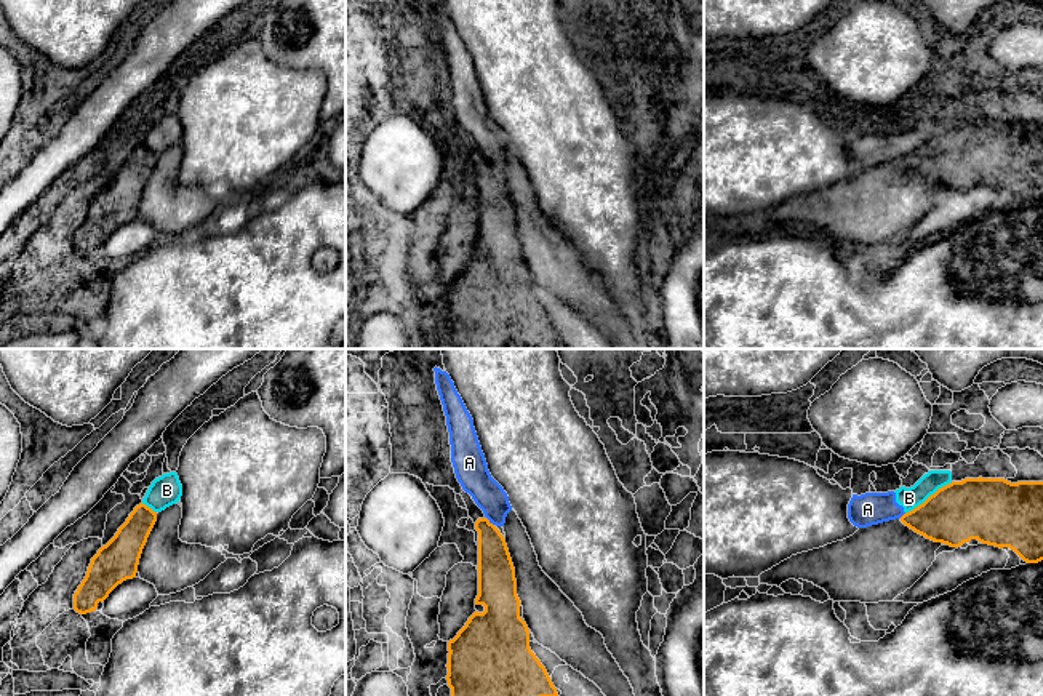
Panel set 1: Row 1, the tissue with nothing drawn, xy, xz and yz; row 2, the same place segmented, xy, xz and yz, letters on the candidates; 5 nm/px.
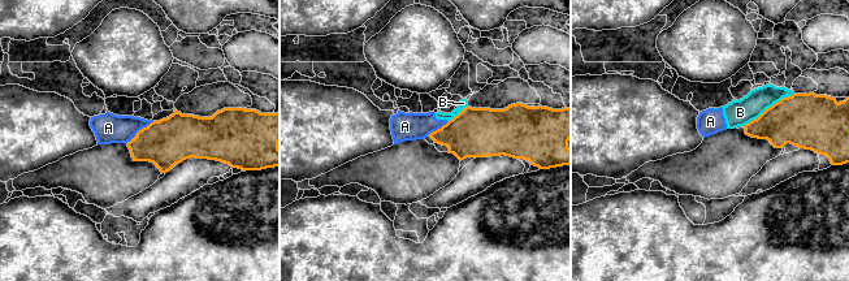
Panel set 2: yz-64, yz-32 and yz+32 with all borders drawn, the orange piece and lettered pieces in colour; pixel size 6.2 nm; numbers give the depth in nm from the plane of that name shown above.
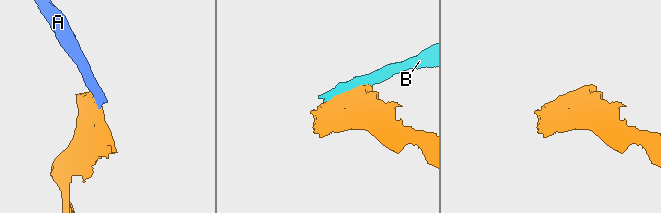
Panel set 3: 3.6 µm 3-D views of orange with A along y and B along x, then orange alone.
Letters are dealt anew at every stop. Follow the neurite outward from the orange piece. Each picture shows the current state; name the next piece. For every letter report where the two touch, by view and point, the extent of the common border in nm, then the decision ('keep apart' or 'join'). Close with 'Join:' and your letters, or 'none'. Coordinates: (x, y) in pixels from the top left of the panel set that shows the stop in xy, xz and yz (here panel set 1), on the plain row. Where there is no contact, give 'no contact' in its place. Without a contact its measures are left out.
A: xz (488, 164) | 60 nm | keep apart
B: yz (930, 138) | 280 nm | keep apart
Join: none

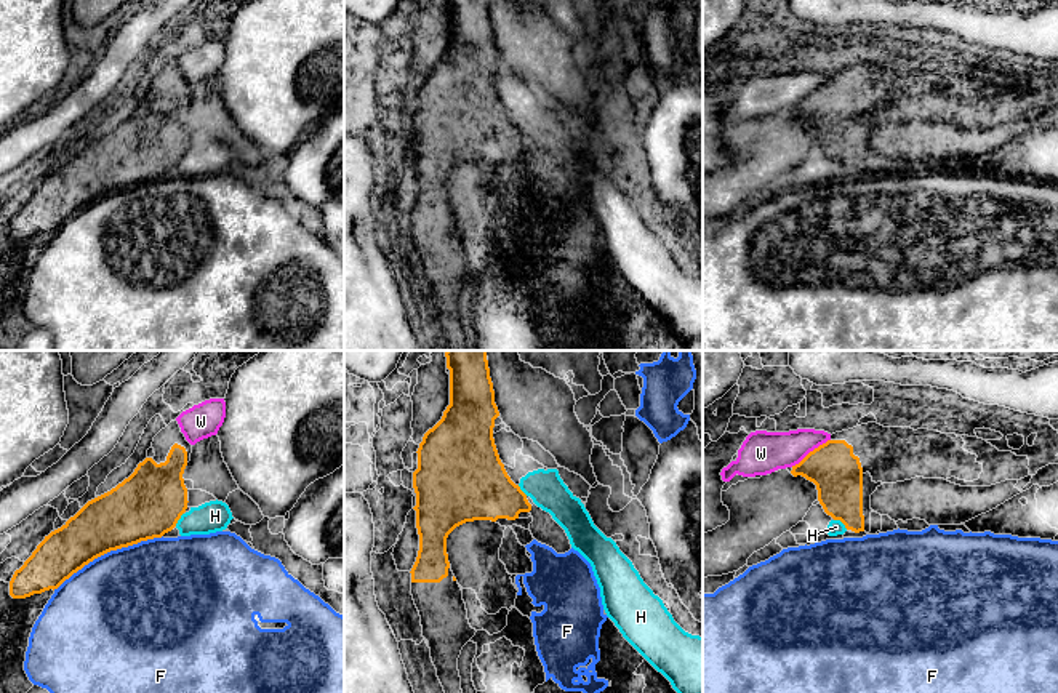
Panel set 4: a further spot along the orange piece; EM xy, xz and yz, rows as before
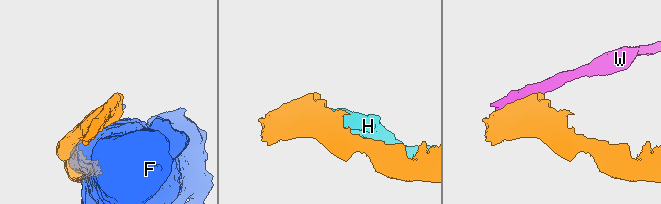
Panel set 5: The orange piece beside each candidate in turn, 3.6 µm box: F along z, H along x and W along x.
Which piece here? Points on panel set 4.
F: xy (108, 192) | 600 nm | keep apart
H: yz (841, 162) | 90 nm | keep apart
W: yz (810, 93) | 240 nm | keep apart
Join: none

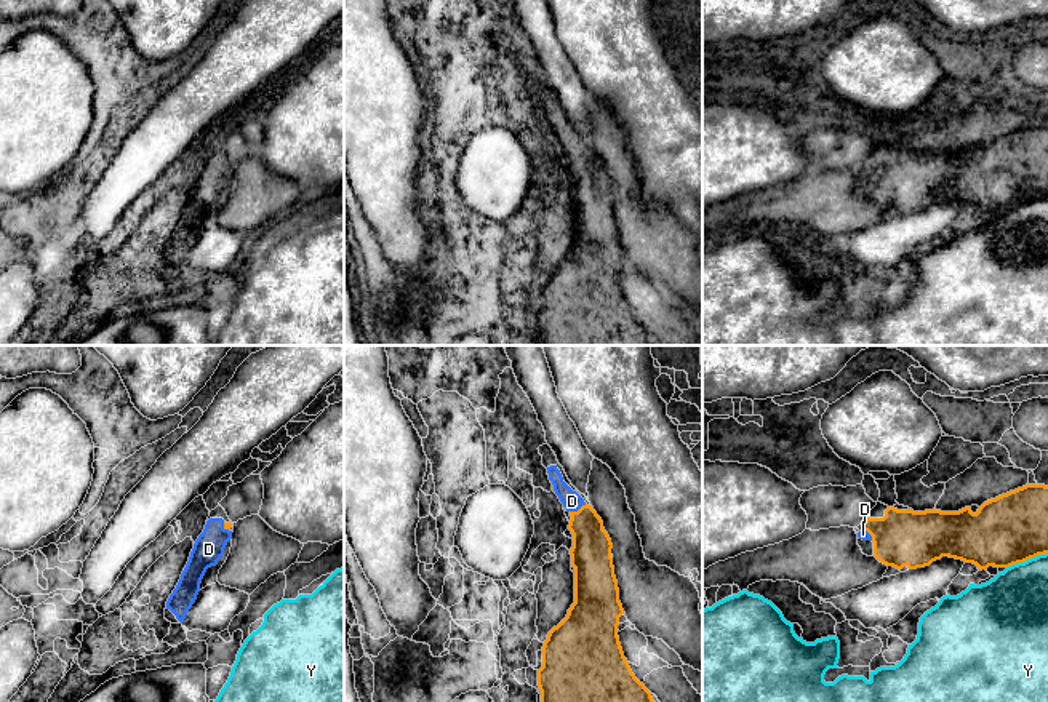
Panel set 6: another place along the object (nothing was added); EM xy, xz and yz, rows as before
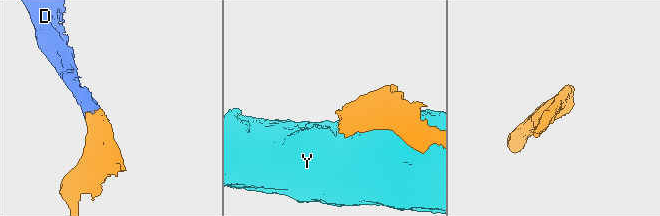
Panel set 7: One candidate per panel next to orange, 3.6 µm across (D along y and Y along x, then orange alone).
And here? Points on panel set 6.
D: xz (580, 151) | 100 nm | join
Y: yz (1026, 202) | 220 nm | keep apart
Join: D

